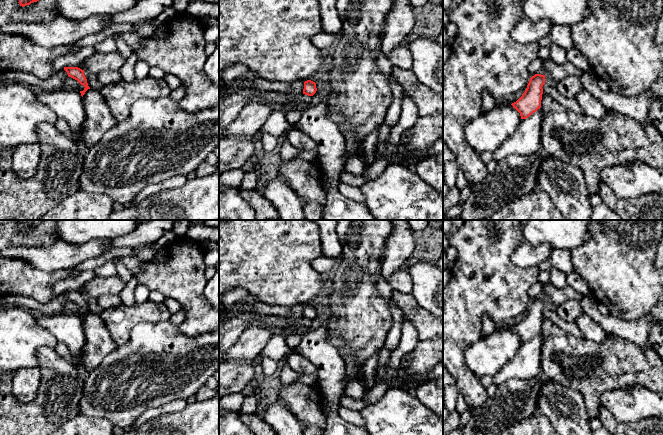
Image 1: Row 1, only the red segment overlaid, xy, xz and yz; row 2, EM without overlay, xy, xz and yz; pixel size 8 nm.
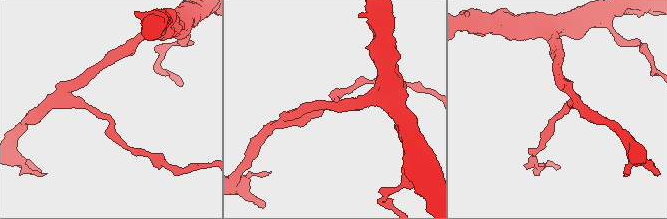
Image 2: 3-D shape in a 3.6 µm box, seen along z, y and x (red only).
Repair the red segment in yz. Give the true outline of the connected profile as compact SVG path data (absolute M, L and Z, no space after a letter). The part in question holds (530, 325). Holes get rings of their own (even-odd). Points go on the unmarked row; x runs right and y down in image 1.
M535 298L530 302L522 320L511 328L520 337L521 343L528 342L540 333L544 308L545 299Z

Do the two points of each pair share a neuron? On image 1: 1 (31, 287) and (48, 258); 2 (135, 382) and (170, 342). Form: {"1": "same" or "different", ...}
{"1": "different", "2": "same"}

